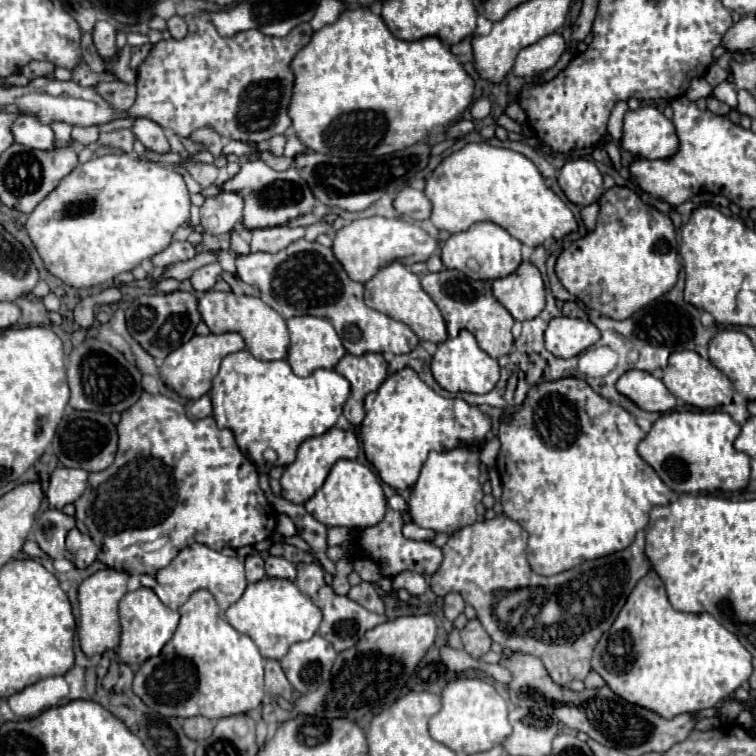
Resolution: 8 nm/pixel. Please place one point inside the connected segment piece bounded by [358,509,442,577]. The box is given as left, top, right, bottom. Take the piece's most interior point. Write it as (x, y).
(384, 543)

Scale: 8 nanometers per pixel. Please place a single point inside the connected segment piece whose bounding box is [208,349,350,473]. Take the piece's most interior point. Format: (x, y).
(268, 407)

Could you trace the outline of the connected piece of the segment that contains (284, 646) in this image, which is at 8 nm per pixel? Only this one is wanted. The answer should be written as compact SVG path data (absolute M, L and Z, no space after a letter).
M268 579L250 583L244 595L228 607L226 621L240 633L248 635L260 649L266 659L282 659L292 643L306 641L312 635L320 635L322 611L314 605L314 601L300 593L300 589L288 579Z

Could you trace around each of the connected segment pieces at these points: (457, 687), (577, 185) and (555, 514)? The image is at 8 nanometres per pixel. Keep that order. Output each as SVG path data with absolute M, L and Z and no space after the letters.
M456 679L446 683L440 693L432 695L440 697L440 711L430 719L430 735L456 753L464 751L472 755L488 751L512 733L508 723L508 705L492 683L482 679Z
M576 159L568 161L558 175L558 185L564 191L564 195L580 205L586 207L602 195L602 175L598 167L588 159Z
M564 377L564 379L534 385L528 391L528 397L524 399L520 411L514 411L508 421L500 423L500 431L498 431L498 439L500 439L498 473L500 473L502 489L504 489L500 503L502 503L502 509L504 509L504 515L514 519L516 523L520 523L528 531L528 535L530 535L528 537L528 563L538 575L556 575L560 571L572 569L574 565L578 565L582 561L598 559L598 557L622 551L624 547L628 547L632 543L634 535L648 525L650 509L656 507L656 505L668 505L670 503L670 489L662 483L658 473L636 451L638 443L644 437L646 437L646 433L638 427L636 417L630 411L626 411L622 405L618 405L610 399L604 399L584 379L576 379L576 377Z

